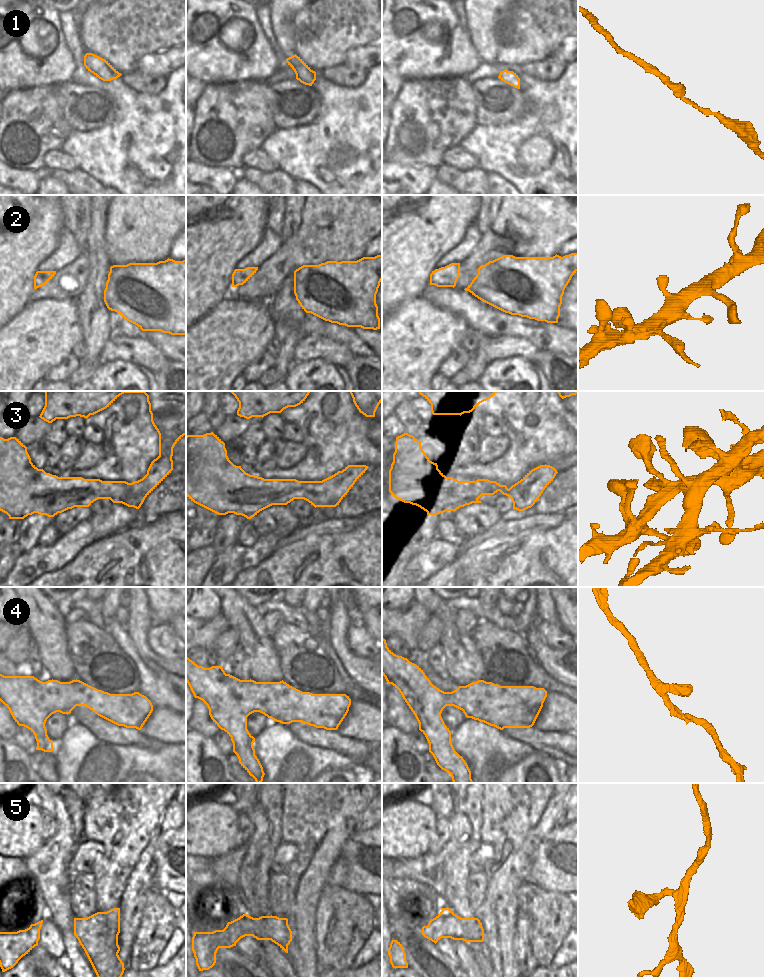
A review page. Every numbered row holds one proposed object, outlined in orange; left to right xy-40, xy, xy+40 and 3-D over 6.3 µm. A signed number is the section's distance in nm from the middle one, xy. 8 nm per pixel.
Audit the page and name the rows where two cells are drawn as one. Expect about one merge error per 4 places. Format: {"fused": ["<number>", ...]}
{"fused": []}

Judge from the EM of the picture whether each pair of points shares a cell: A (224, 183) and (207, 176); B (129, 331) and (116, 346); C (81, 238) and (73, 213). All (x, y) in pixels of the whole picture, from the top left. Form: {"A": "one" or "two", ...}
{"A": "one", "B": "two", "C": "one"}

